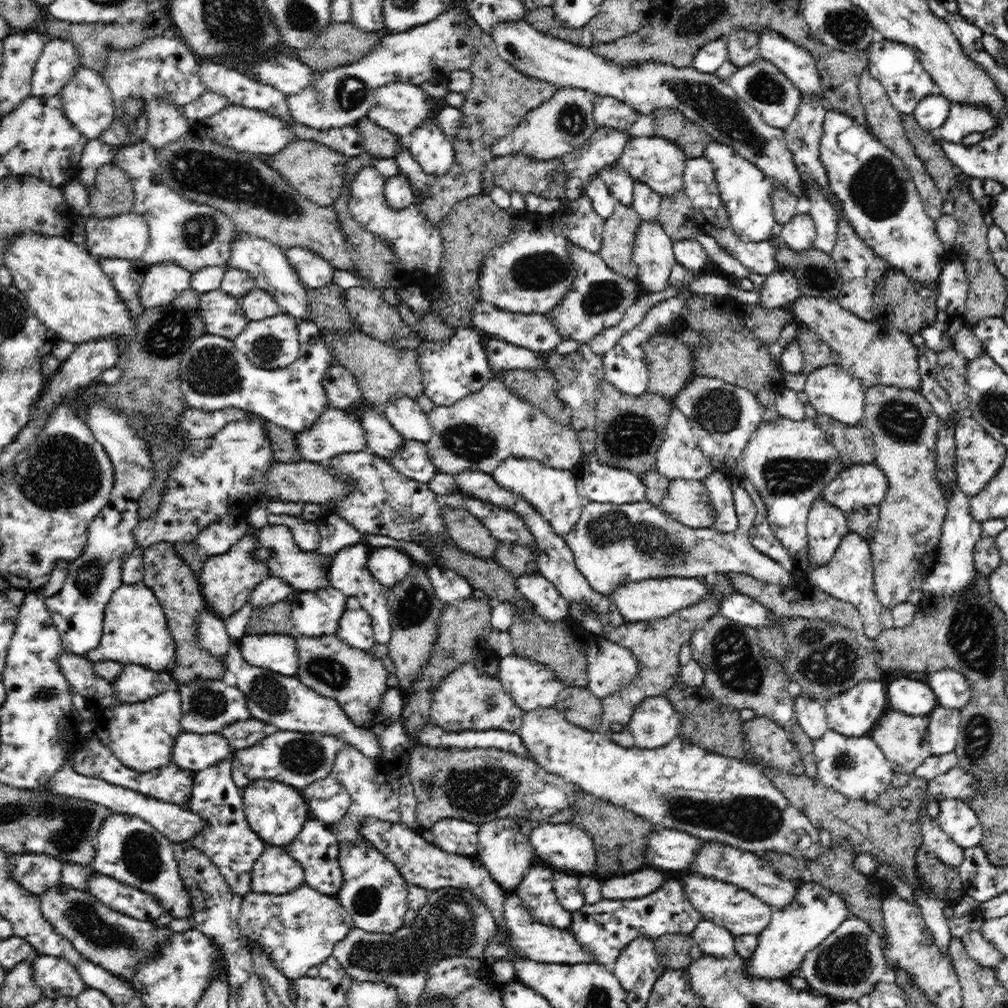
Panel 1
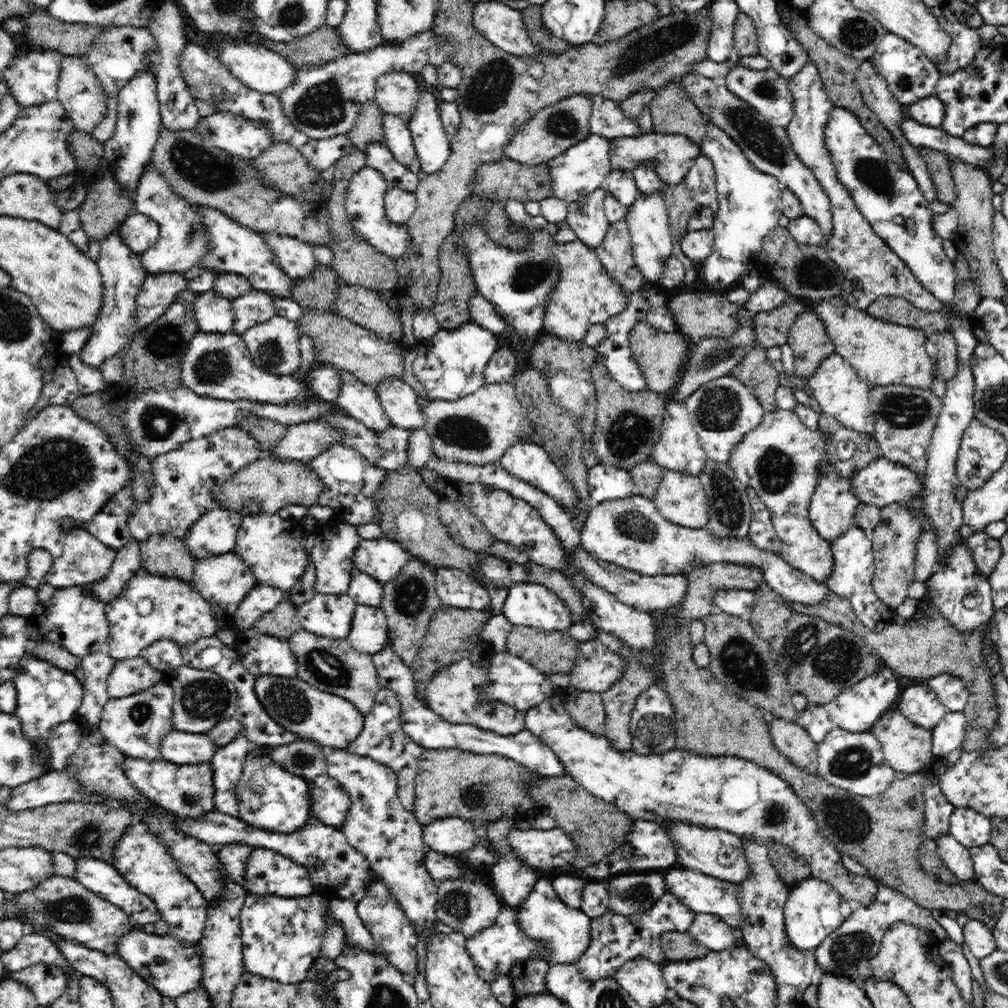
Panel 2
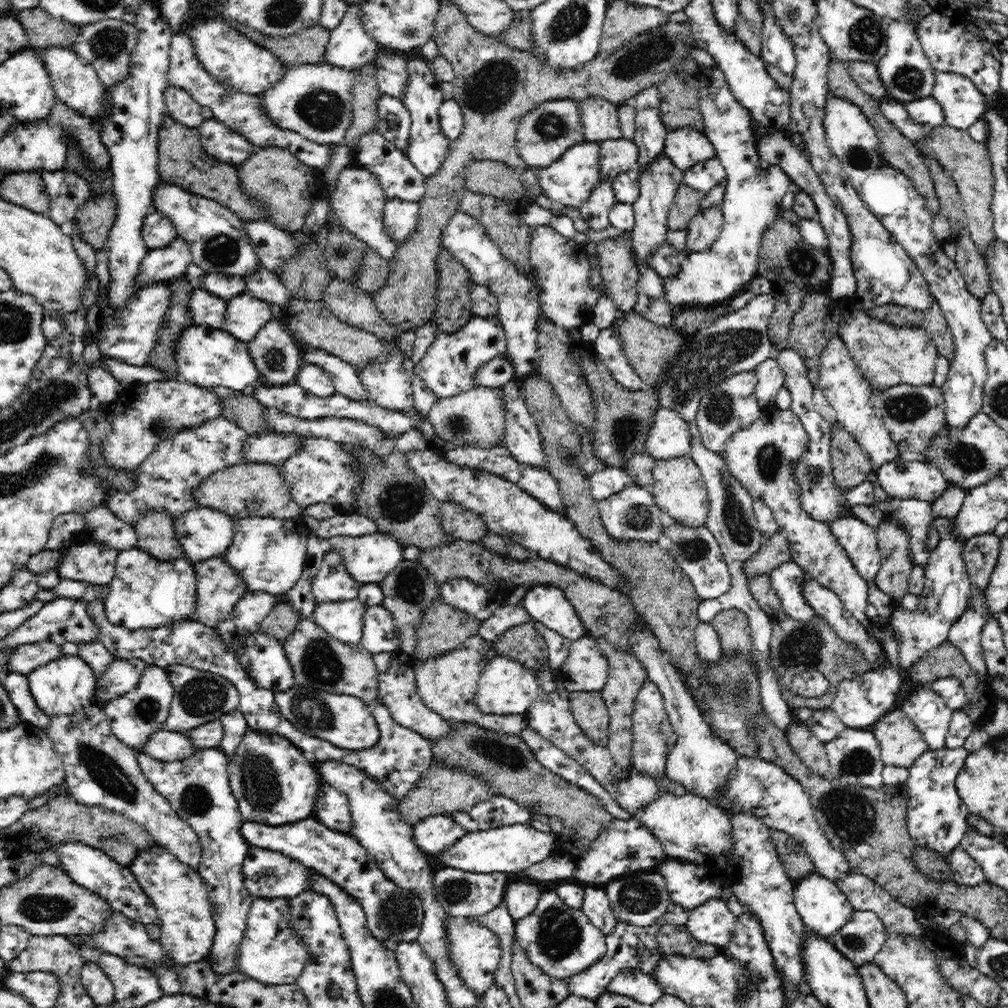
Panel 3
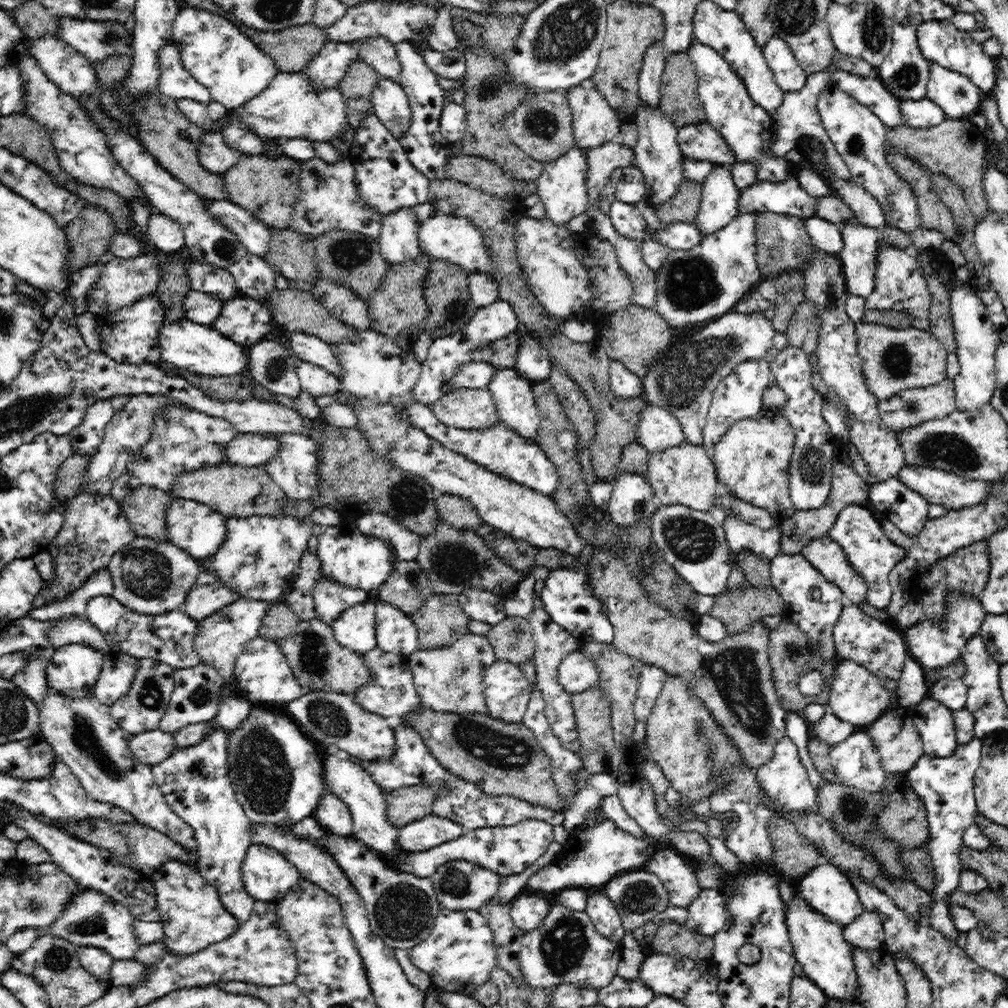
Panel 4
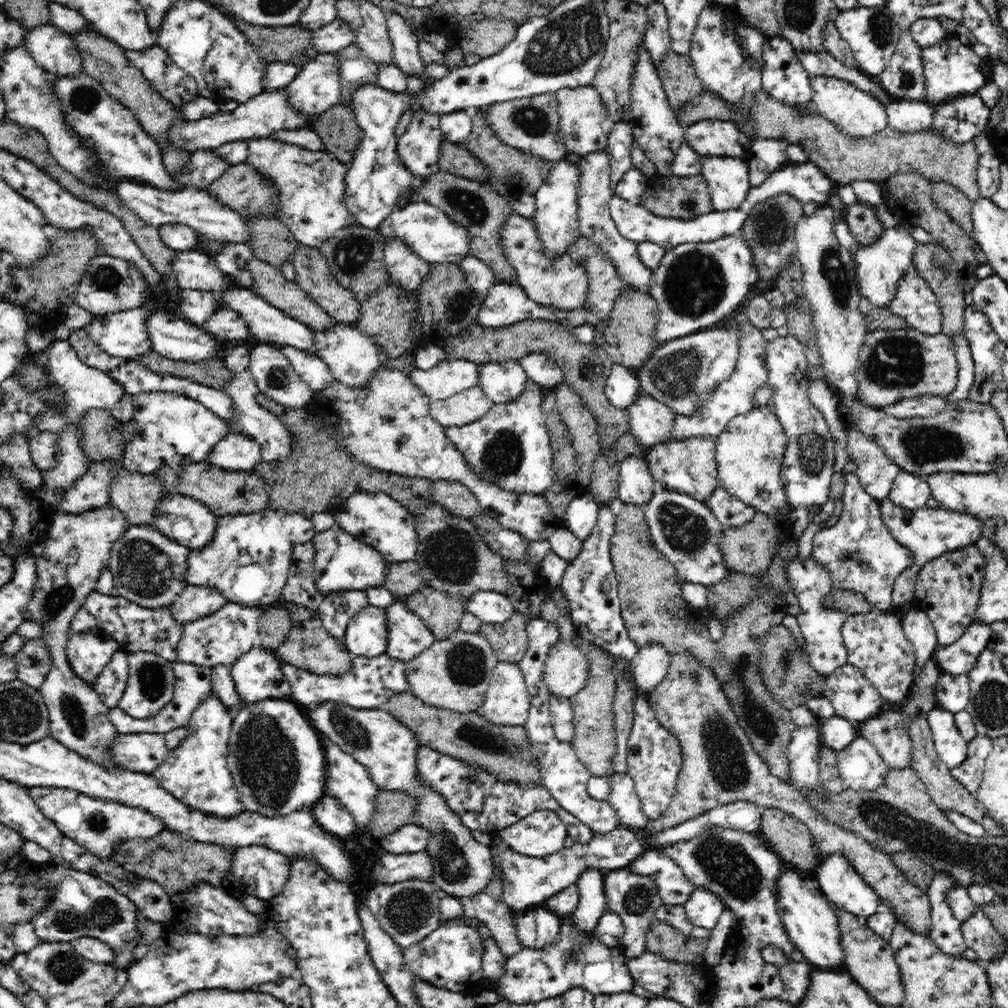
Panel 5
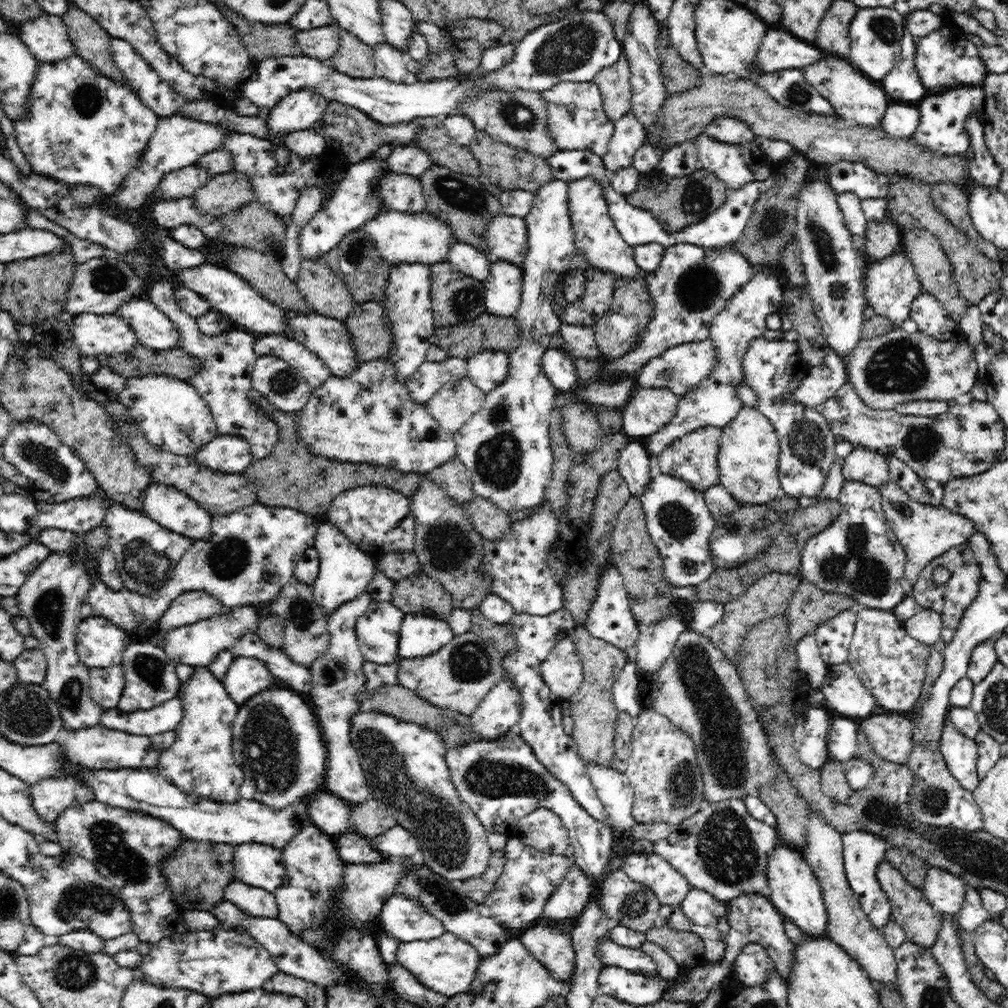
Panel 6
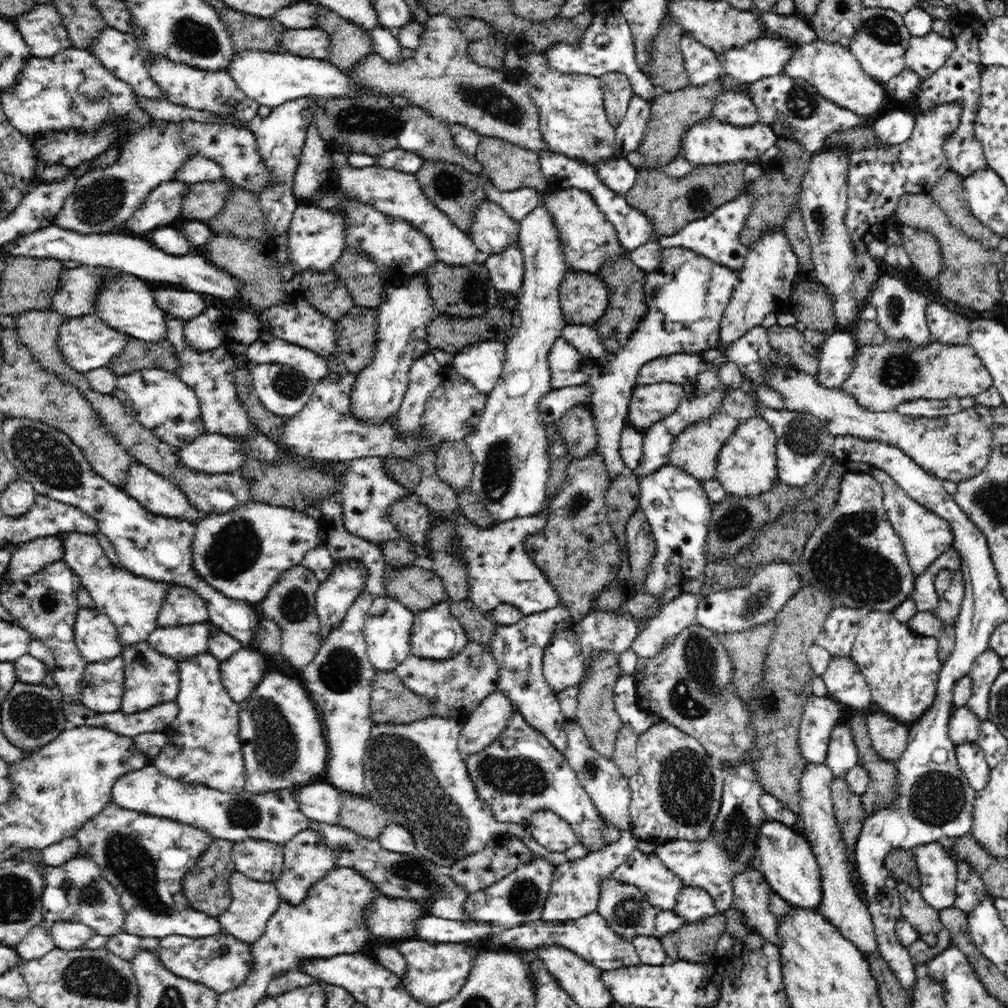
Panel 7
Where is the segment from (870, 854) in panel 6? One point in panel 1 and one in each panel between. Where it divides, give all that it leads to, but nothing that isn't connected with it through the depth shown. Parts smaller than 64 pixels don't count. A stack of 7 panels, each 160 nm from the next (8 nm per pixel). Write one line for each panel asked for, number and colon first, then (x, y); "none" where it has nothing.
1: (793, 931)
2: (814, 909)
3: (824, 909)
4: (826, 889)
5: (842, 887)

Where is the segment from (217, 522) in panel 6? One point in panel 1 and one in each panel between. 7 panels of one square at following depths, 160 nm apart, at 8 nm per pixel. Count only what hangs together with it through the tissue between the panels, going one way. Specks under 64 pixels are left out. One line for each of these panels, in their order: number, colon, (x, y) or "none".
1: (302, 569)
2: (274, 554)
3: (269, 553)
4: (259, 558)
5: (248, 560)

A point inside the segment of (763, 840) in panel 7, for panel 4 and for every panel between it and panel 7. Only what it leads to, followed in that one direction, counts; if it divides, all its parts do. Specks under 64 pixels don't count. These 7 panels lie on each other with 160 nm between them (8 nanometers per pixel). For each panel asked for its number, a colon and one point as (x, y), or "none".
4: (819, 946)
5: (811, 923)
6: (795, 892)

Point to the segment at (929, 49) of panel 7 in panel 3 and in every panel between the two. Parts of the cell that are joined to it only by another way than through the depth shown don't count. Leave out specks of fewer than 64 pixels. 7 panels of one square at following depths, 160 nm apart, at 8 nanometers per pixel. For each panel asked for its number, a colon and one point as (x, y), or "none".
3: (962, 103)
4: (959, 98)
5: (950, 69)
6: (944, 60)

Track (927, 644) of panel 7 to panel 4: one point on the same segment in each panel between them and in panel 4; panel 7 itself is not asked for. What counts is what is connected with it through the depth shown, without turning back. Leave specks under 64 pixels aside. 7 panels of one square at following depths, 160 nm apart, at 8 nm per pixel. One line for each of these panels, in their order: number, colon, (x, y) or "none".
4: (879, 646)
5: (876, 642)
6: (892, 665)

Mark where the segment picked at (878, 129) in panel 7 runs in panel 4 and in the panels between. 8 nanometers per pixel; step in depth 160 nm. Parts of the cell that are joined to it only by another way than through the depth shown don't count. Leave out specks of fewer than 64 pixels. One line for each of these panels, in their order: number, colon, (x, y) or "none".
4: (923, 113)
5: (905, 116)
6: (900, 120)

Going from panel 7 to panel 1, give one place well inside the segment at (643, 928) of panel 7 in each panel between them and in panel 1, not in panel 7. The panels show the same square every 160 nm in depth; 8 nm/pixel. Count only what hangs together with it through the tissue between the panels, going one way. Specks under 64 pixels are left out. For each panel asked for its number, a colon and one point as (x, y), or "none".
1: (622, 886)
2: (634, 892)
3: (639, 898)
4: (638, 896)
5: (634, 899)
6: (628, 904)

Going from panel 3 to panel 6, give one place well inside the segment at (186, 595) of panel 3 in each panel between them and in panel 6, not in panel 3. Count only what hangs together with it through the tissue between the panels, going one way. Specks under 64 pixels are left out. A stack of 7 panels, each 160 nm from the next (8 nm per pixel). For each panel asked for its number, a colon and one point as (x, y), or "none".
4: (149, 576)
5: (148, 568)
6: (146, 553)

